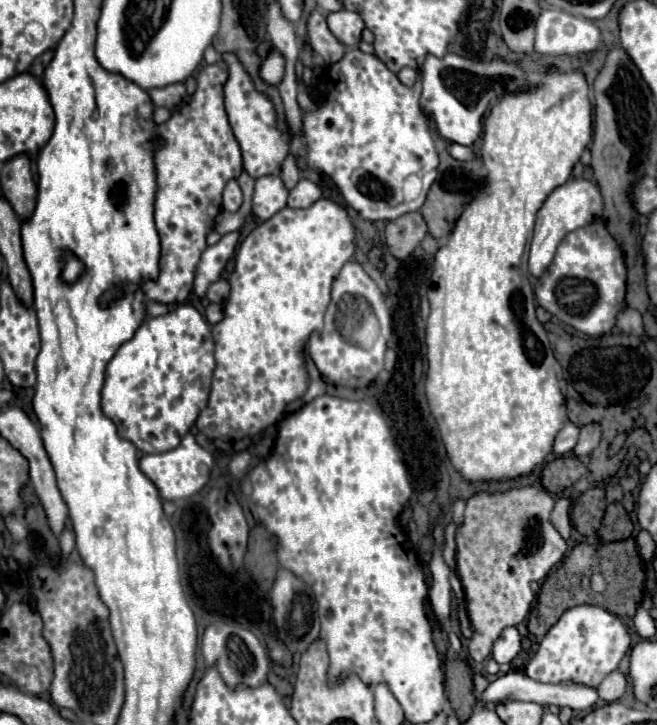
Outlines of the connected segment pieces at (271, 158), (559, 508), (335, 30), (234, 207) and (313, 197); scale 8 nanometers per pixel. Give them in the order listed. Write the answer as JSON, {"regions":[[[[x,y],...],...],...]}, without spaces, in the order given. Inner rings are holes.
{"regions":[[[[226,53],[226,55],[222,55],[222,59],[228,63],[228,69],[230,69],[230,77],[228,77],[228,83],[224,87],[226,113],[228,113],[230,125],[234,129],[234,135],[236,135],[240,147],[242,147],[244,169],[254,179],[262,177],[262,175],[278,173],[282,161],[288,155],[290,135],[282,133],[276,127],[276,113],[274,113],[272,101],[254,89],[254,83],[250,79],[250,75],[244,71],[242,63],[238,61],[238,57],[234,53]]],[[[558,499],[556,507],[552,509],[552,525],[556,527],[556,531],[560,531],[560,535],[564,539],[570,537],[570,529],[572,529],[568,511],[570,511],[570,501],[568,499]]],[[[342,9],[328,15],[328,27],[340,43],[344,43],[346,47],[352,47],[352,45],[358,45],[362,39],[364,21],[360,19],[358,13]]],[[[228,181],[226,189],[224,189],[224,209],[234,213],[240,209],[240,205],[242,205],[242,191],[236,181]]],[[[300,179],[298,185],[290,191],[288,195],[288,207],[310,207],[312,203],[316,203],[322,197],[322,189],[308,181],[308,179]]]]}

